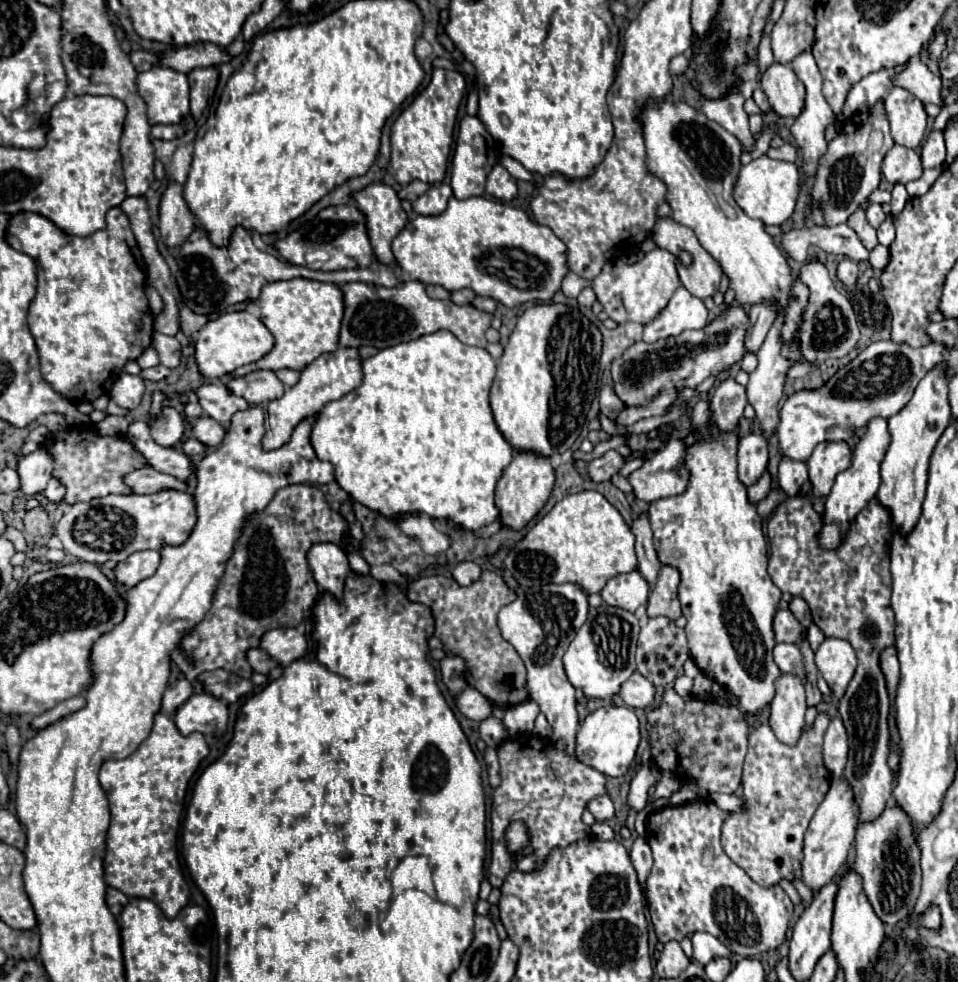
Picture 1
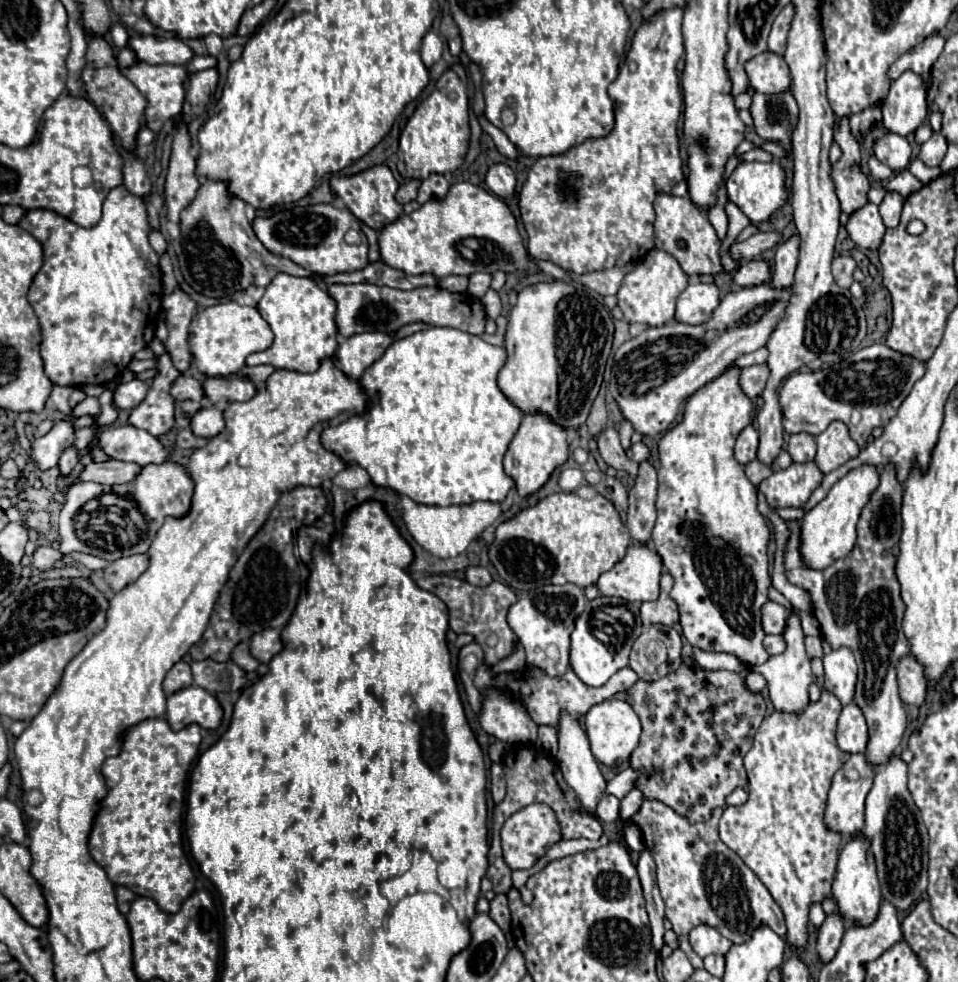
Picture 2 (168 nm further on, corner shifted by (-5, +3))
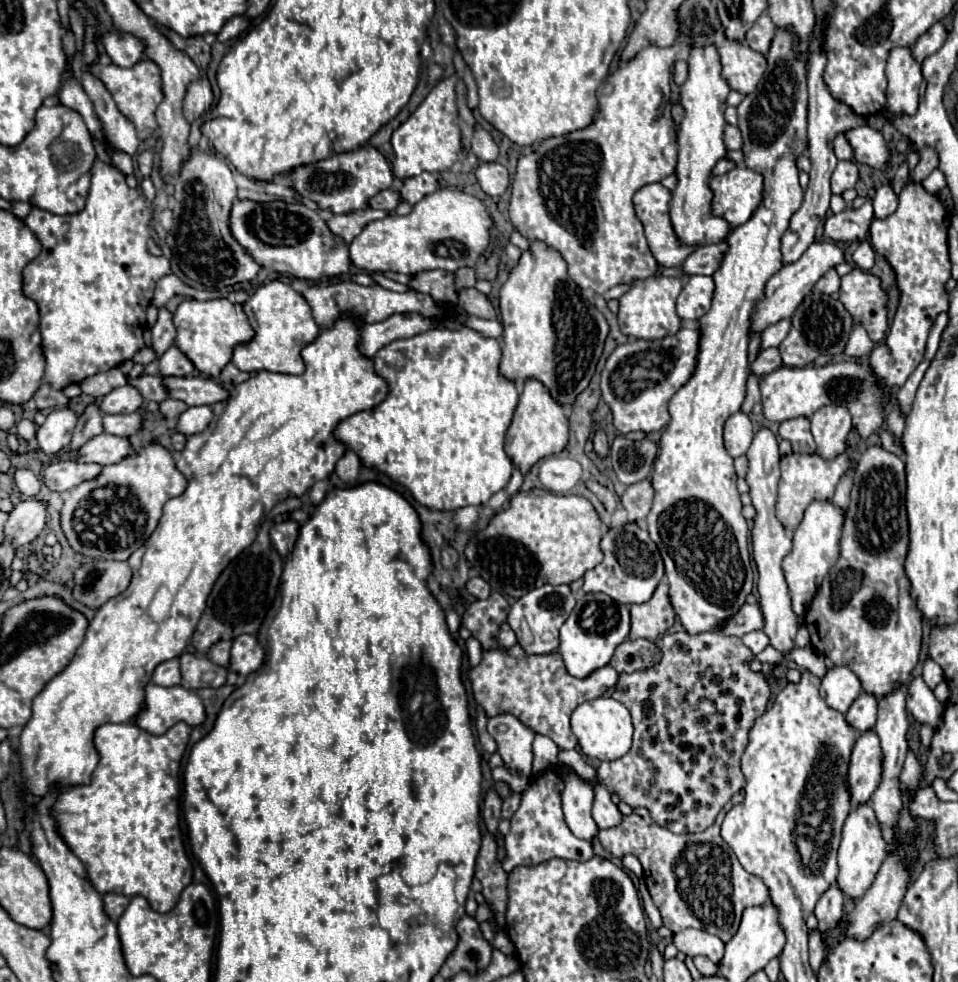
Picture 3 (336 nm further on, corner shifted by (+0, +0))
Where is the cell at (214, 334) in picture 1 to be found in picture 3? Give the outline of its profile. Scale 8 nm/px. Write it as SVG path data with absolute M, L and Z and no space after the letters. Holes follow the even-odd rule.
M186 298L174 312L174 326L176 326L176 338L174 338L176 348L180 348L192 360L192 364L210 378L218 378L220 370L232 358L234 346L252 340L254 334L252 326L248 326L248 318L242 312L242 308L226 298L204 300L204 302Z

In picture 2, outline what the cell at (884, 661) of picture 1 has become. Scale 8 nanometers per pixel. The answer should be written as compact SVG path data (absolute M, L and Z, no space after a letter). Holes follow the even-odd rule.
M903 657L897 663L897 679L899 679L899 695L903 703L921 705L927 693L927 681L923 677L921 665L913 657Z

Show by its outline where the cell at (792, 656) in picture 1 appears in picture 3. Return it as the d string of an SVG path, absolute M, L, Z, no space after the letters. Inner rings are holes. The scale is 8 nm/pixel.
M754 630L754 632L744 634L744 636L742 636L742 642L744 642L754 654L762 652L762 650L770 644L770 642L768 642L768 636L766 636L762 630Z

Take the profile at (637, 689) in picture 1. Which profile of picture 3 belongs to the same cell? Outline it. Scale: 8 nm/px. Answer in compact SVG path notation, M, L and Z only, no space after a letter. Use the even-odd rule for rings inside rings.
M514 644L508 650L500 646L496 646L494 650L486 650L480 666L474 666L470 672L474 698L478 706L484 708L488 718L508 712L534 732L552 738L560 750L570 750L578 744L576 736L570 730L572 710L586 700L610 692L616 686L616 678L618 672L612 666L602 666L586 678L576 678L568 674L558 652L540 656L526 654L520 644Z

